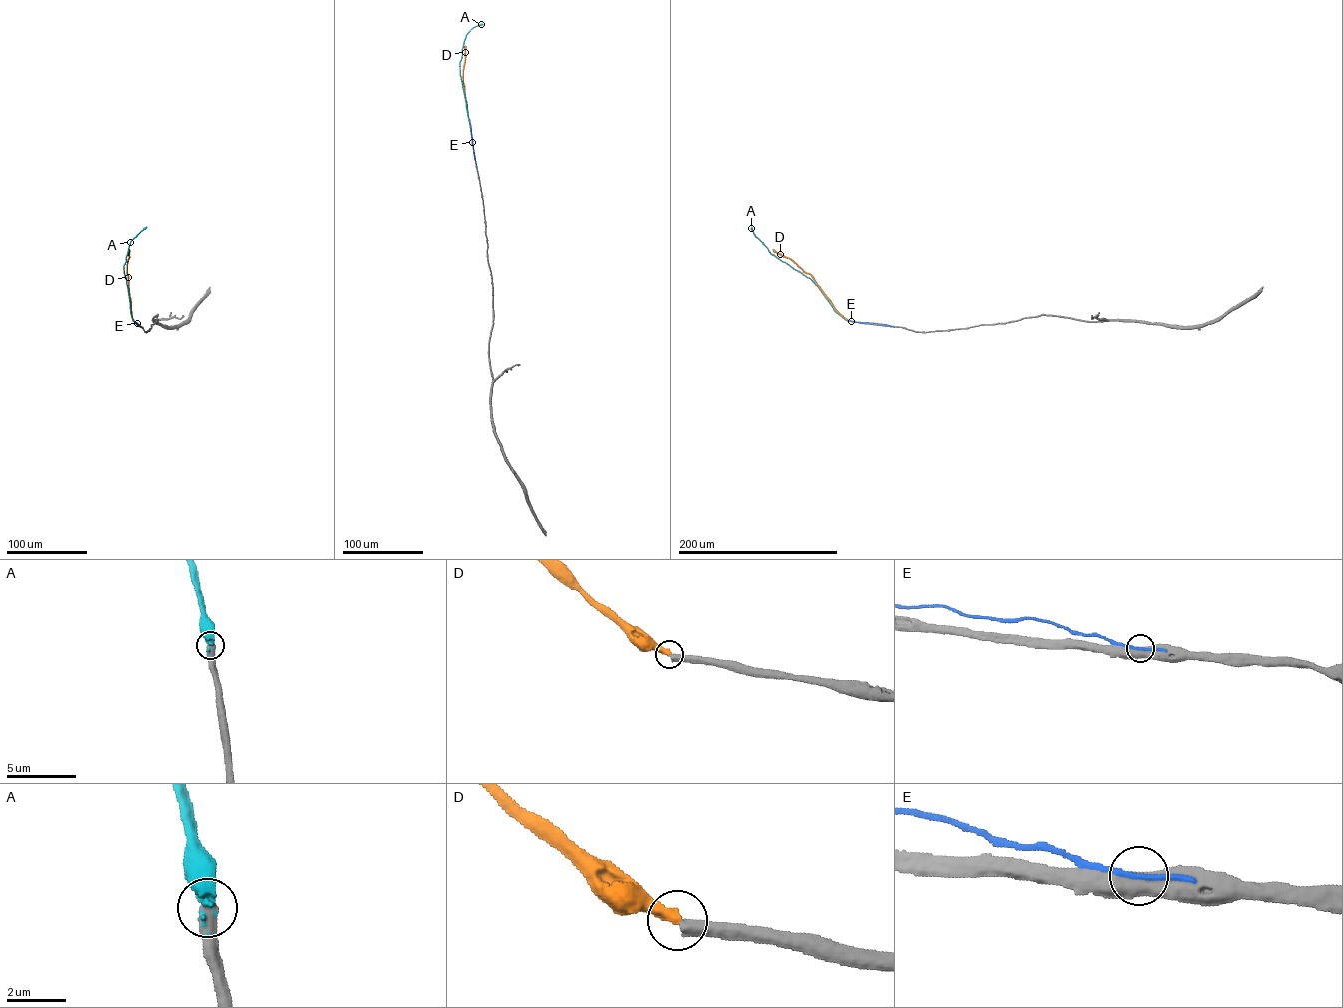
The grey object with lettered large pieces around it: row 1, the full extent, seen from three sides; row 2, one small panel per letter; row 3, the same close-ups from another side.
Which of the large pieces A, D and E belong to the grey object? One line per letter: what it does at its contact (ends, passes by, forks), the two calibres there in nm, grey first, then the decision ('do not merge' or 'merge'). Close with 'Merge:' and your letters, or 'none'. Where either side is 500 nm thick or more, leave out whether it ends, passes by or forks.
A: 500/550 nm | do not merge
D: it ends | 440/400 nm | merge
E: 550/170 nm | do not merge
Merge: D

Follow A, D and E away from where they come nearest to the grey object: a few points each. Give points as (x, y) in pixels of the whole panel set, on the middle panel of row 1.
A: (469, 122), (459, 62), (466, 34), (483, 24)
D: (469, 121), (463, 83), (465, 45)
E: (476, 165), (469, 122)

